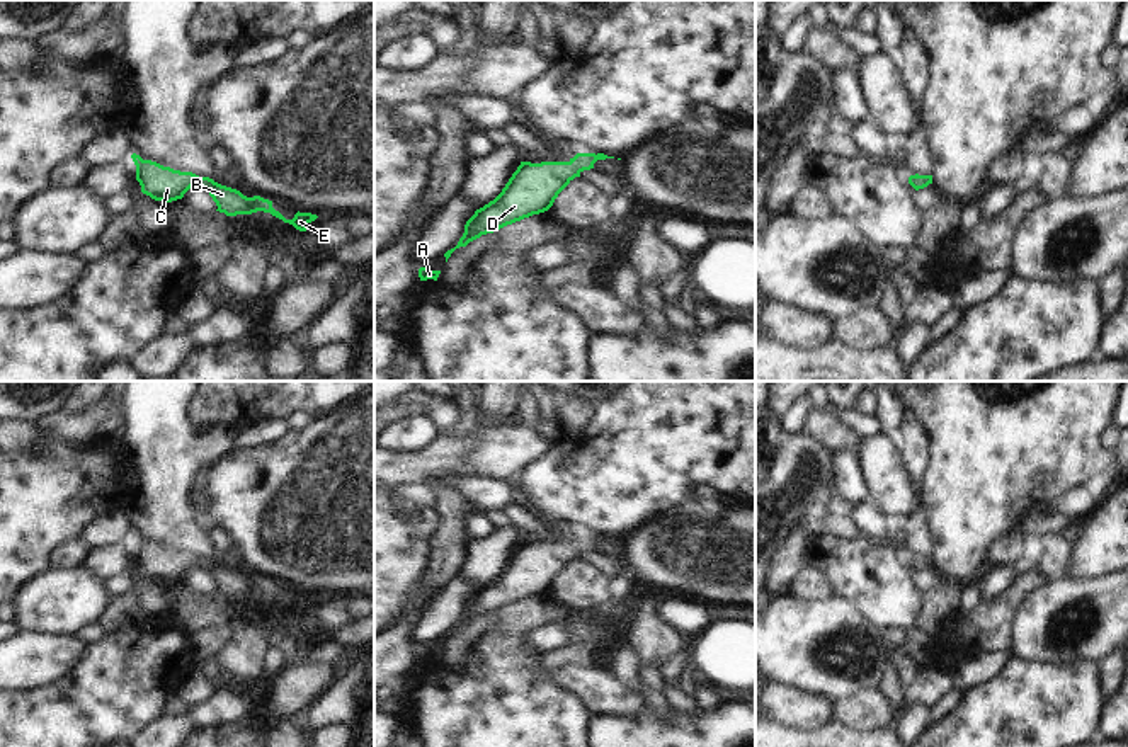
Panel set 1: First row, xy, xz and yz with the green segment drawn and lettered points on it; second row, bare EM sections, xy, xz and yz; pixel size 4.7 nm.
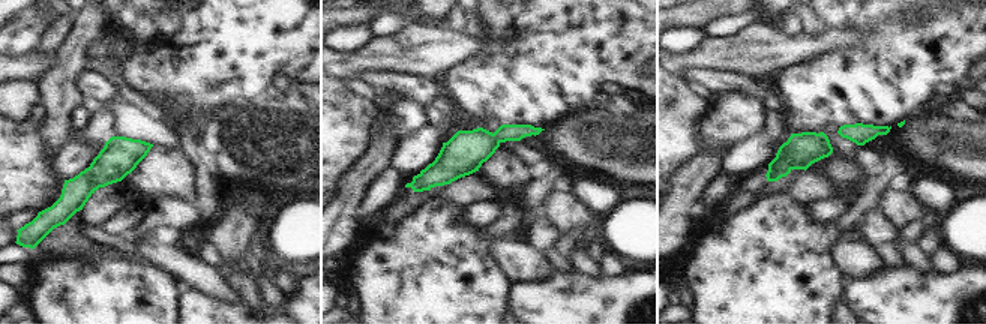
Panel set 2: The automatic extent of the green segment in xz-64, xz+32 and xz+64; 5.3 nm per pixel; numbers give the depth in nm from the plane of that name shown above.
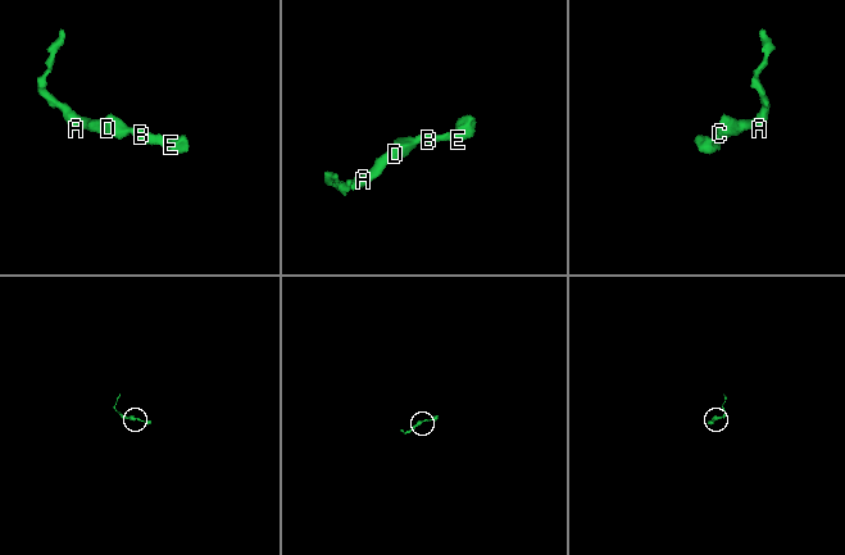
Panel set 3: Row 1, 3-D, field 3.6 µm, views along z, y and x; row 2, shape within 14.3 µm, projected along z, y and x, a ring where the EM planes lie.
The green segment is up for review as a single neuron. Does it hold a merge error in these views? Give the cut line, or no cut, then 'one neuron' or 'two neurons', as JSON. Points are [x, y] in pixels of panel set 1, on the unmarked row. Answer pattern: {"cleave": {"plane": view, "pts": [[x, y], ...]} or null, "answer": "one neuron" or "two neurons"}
{"cleave": null, "answer": "one neuron"}

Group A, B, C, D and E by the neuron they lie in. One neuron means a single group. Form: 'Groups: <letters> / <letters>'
Groups: A B C D E

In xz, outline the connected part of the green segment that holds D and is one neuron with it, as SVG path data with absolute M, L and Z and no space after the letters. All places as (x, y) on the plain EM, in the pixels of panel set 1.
M577 534L568 543L521 543L502 573L476 590L466 602L464 614L458 626L444 635L446 643L451 635L466 628L481 616L548 592L558 575L584 551L594 550L597 541L614 539L604 534Z

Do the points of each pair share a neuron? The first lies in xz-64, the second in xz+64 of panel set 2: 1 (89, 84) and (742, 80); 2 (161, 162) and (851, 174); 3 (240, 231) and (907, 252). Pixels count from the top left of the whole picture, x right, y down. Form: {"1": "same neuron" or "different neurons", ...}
{"1": "same neuron", "2": "same neuron", "3": "different neurons"}

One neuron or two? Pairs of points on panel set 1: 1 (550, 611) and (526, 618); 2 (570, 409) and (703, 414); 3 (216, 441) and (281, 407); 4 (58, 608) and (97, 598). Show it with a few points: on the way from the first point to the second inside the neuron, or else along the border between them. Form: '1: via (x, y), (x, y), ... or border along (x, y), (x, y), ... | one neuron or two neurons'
1: via (545, 611), (531, 613) | one neuron
2: border along (601, 405), (594, 421), (579, 439) | two neurons
3: border along (198, 424), (225, 424), (237, 431) | two neurons
4: via (68, 601), (87, 598) | one neuron

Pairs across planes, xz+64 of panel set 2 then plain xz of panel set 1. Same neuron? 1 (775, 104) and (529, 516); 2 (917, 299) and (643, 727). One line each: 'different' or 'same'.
1: same
2: same

